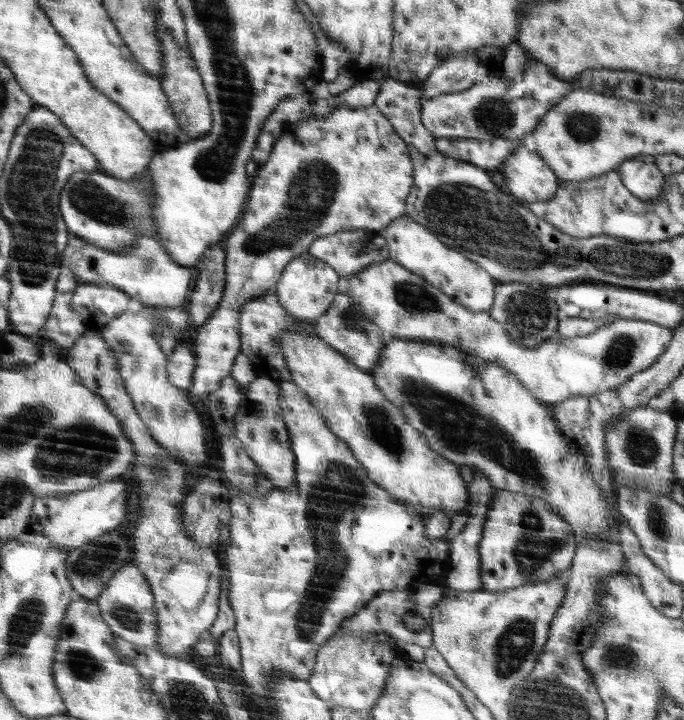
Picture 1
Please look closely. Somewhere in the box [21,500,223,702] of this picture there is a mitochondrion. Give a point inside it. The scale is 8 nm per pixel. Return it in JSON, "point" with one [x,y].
{"point":[94,562]}

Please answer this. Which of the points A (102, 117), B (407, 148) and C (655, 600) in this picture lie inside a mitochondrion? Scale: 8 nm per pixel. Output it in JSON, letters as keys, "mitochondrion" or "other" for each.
{"A":"other","B":"other","C":"other"}

